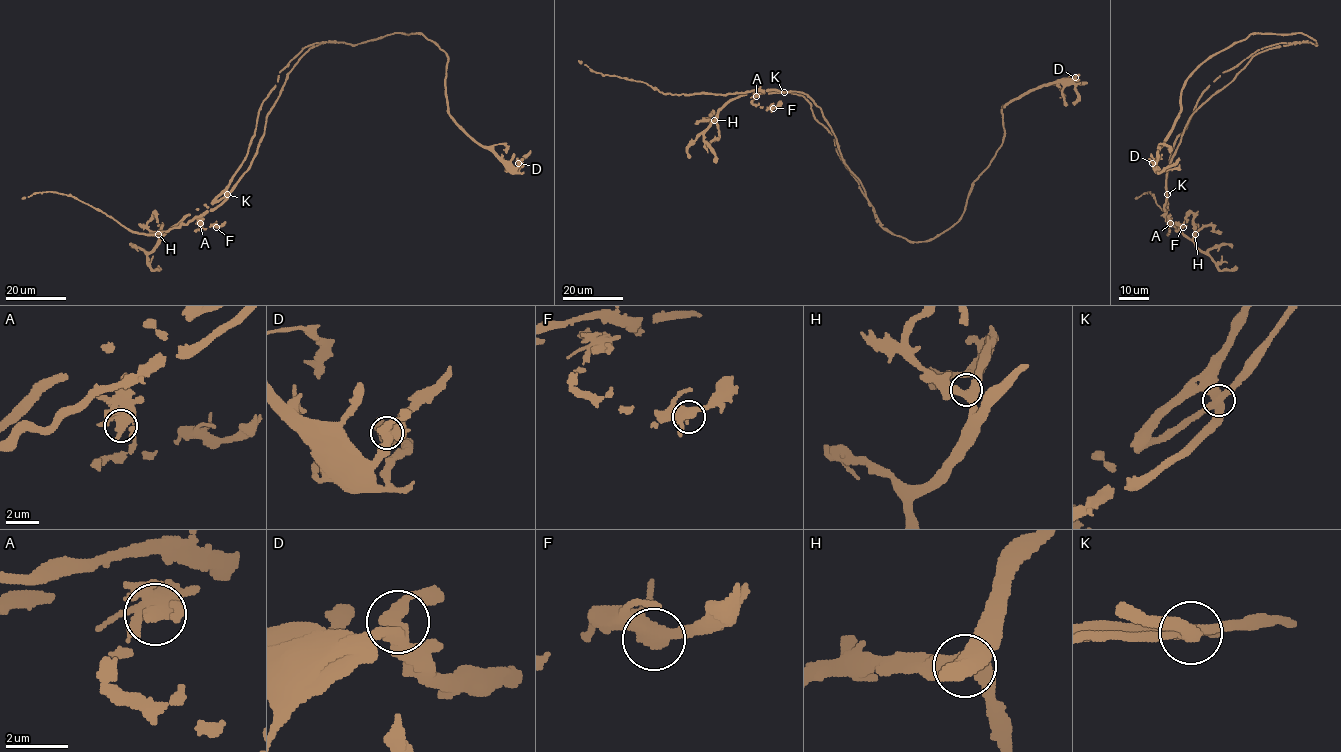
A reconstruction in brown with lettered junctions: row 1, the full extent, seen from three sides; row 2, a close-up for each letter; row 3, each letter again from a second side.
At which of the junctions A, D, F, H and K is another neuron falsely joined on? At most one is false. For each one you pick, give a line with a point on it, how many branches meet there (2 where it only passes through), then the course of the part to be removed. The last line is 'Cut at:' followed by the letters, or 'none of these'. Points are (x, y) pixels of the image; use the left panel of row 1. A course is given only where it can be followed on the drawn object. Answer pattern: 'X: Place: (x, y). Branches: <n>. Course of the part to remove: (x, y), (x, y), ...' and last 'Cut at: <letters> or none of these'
K: Place: (227, 194). Branches: 4. Course of the part to remove: (227, 194), (246, 170), (256, 151), (265, 118), (279, 97), (286, 74), (312, 47), (335, 41)
Cut at: K

